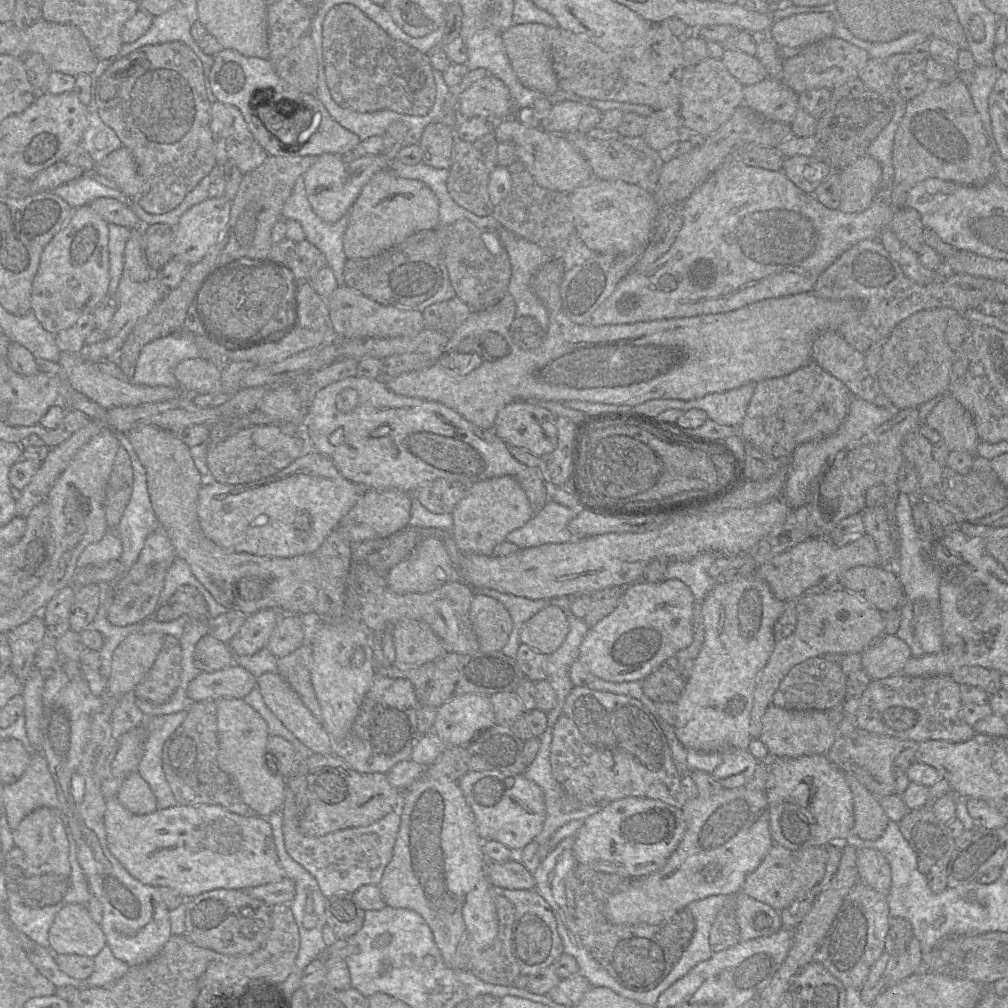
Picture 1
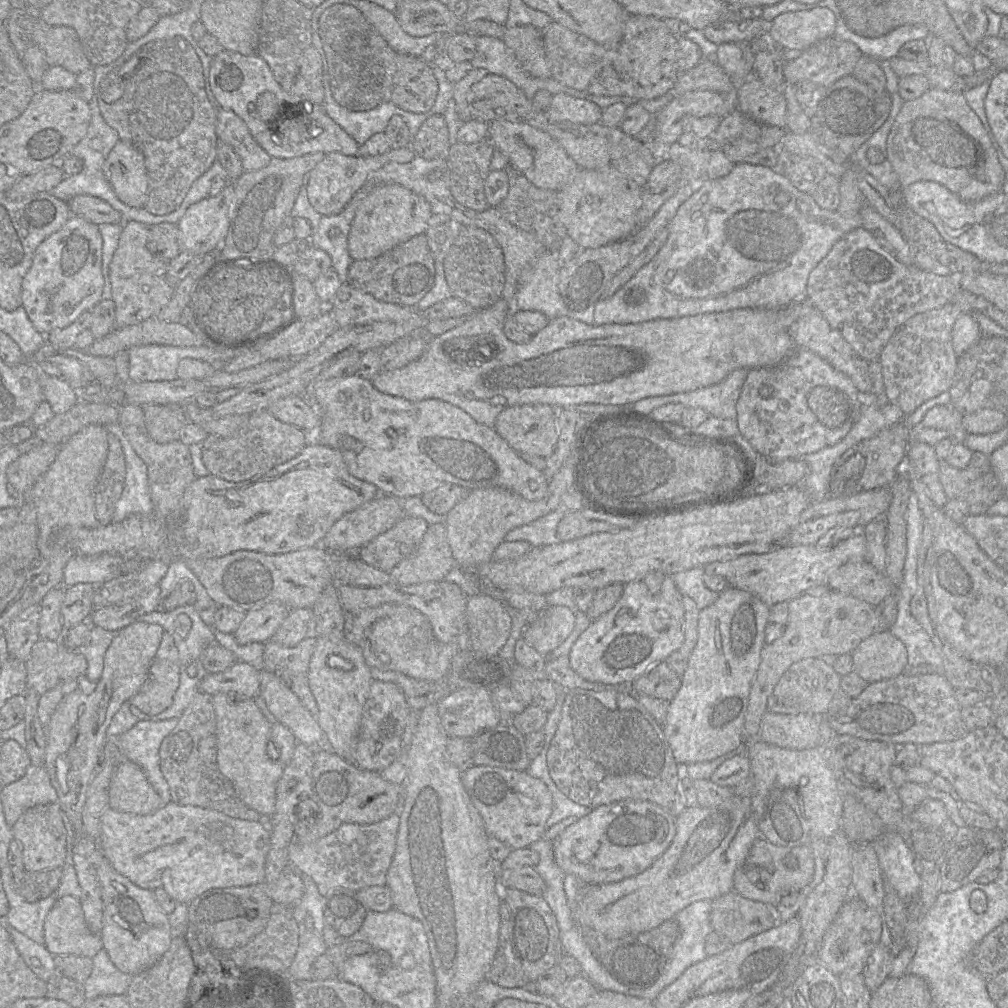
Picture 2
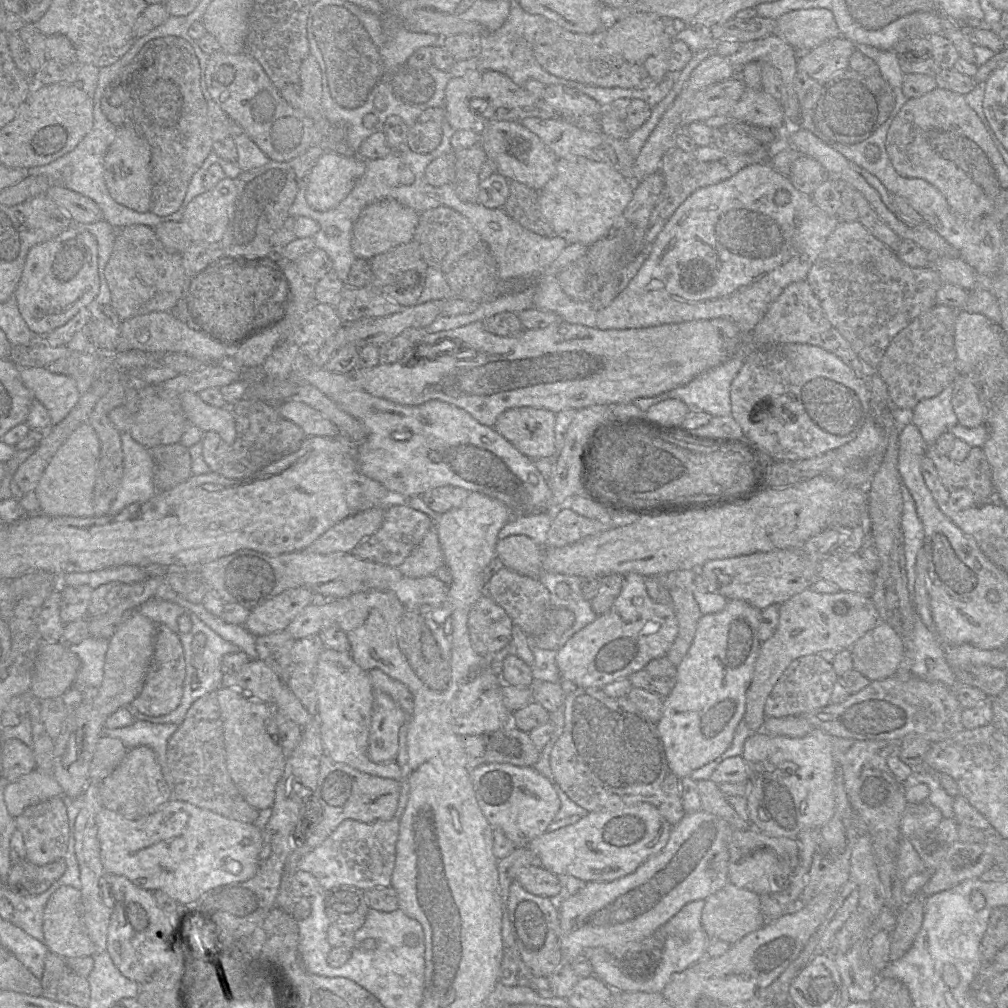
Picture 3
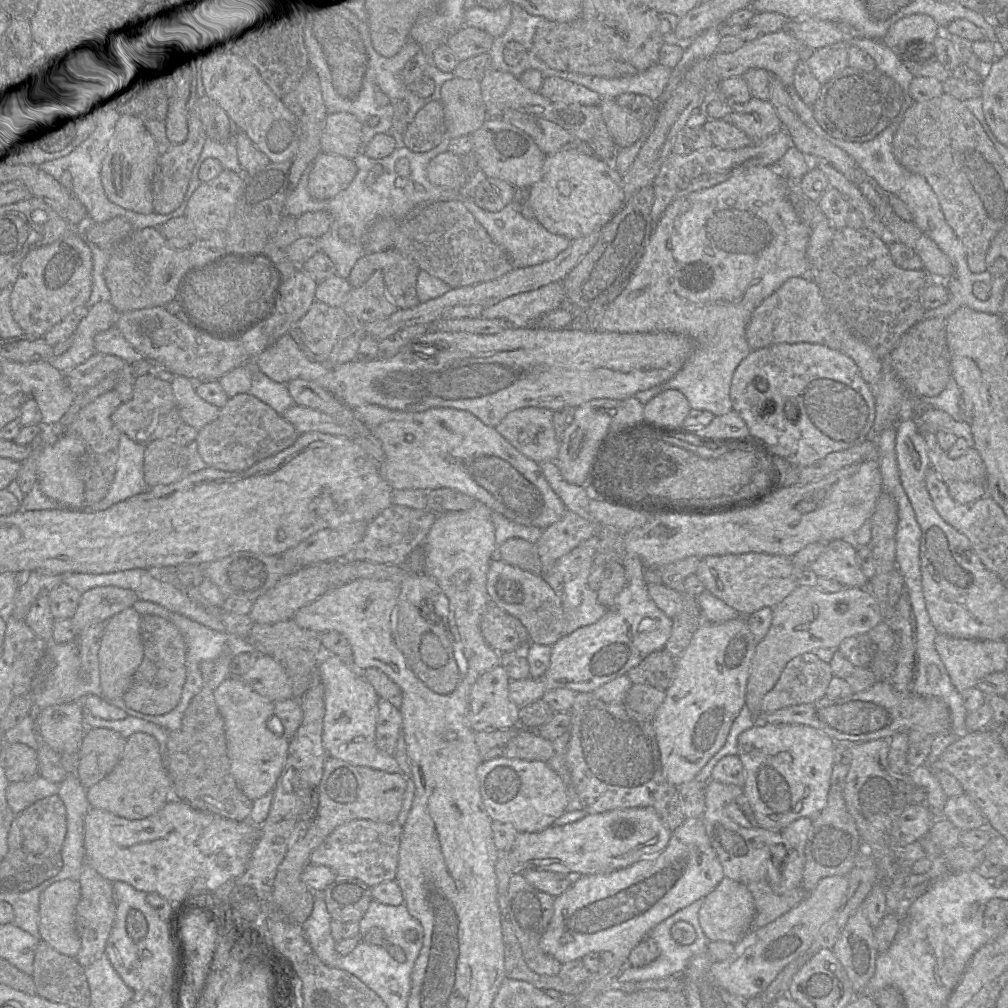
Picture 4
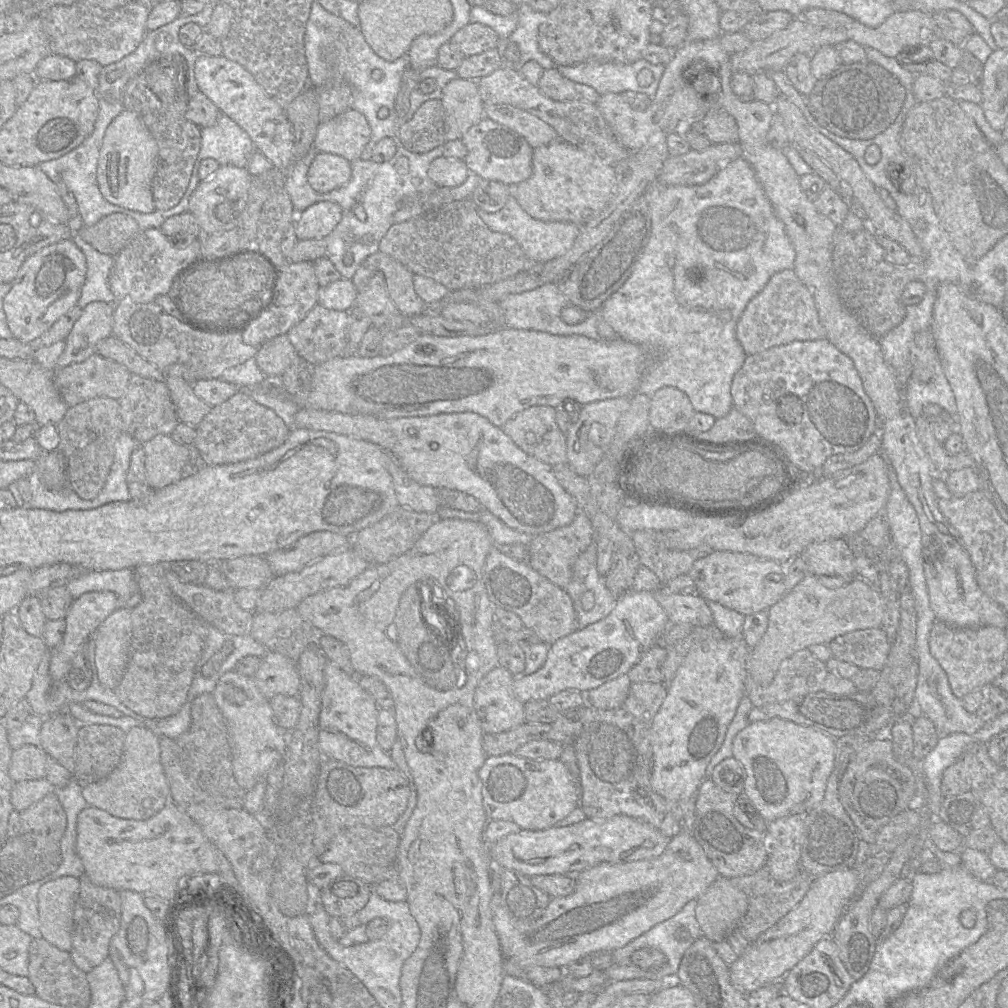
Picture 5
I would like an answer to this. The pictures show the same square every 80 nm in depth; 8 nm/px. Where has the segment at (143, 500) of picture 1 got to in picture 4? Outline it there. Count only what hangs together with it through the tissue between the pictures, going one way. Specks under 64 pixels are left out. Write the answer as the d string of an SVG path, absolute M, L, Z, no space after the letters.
M121 433L113 483L105 498L91 506L86 505L83 511L107 510L119 502L145 492L148 487L144 480L144 450L145 446Z

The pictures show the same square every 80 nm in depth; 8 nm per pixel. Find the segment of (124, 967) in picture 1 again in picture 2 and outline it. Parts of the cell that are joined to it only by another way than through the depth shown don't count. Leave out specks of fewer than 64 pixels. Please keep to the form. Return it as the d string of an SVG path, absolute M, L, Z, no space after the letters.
M102 948L92 958L92 961L92 972L83 984L86 999L107 995L124 995L127 992L132 975L118 970L105 949Z

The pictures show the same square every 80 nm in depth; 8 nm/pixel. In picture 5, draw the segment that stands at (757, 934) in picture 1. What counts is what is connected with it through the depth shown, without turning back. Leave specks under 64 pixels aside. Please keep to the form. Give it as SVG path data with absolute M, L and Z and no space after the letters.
M719 876L697 899L695 917L702 935L711 942L720 942L736 927L748 909L747 895L731 884L728 878Z

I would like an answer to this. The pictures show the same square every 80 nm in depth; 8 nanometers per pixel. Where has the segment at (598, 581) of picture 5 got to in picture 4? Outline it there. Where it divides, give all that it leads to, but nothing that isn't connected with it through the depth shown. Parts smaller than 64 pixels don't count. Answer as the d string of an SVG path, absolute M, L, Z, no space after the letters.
M597 535L591 537L557 560L552 568L546 570L544 574L541 574L561 599L565 617L565 635L580 627L597 622L608 610L607 607L598 602L597 592L591 590L588 585L588 577L592 571L594 558L599 552L599 544L600 539Z

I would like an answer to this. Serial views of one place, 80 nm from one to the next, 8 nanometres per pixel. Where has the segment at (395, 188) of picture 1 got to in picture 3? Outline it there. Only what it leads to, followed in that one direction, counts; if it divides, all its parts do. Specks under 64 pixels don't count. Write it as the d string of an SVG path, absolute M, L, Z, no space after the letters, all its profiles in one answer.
M385 199L370 204L363 209L352 230L351 246L354 255L357 259L367 259L412 241L419 215L417 211L394 199Z

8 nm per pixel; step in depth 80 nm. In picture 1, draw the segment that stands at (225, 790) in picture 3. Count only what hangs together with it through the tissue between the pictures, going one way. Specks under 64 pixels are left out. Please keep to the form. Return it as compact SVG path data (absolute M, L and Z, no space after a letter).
M196 701L190 703L186 718L165 741L162 751L162 765L177 804L220 805L244 817L261 817L243 801L235 780L219 767L217 733L215 701Z

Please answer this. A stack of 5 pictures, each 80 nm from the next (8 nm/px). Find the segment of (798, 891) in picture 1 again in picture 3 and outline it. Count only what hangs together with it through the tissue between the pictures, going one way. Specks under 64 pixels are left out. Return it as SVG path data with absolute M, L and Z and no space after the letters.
M734 829L728 841L729 881L758 895L773 894L783 890L790 874L799 863L799 844L796 839L769 836L754 829Z

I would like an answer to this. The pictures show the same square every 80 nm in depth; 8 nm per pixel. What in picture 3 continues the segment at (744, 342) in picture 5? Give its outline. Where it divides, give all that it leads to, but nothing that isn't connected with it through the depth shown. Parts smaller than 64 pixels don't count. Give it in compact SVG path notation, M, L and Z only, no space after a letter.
M806 280L793 282L783 290L754 327L751 339L755 344L765 346L781 343L804 343L818 346L840 358L858 378L866 381L869 387L869 380L876 372L876 369L857 356L850 343L830 323L819 299Z

